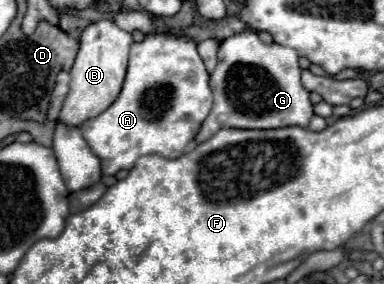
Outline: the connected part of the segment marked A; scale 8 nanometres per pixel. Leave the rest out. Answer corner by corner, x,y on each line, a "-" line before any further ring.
172,31
148,33
144,41
132,43
122,93
104,113
80,125
90,149
102,161
104,175
132,169
136,157
148,153
180,157
190,147
212,109
208,71
196,47
198,43
192,37

